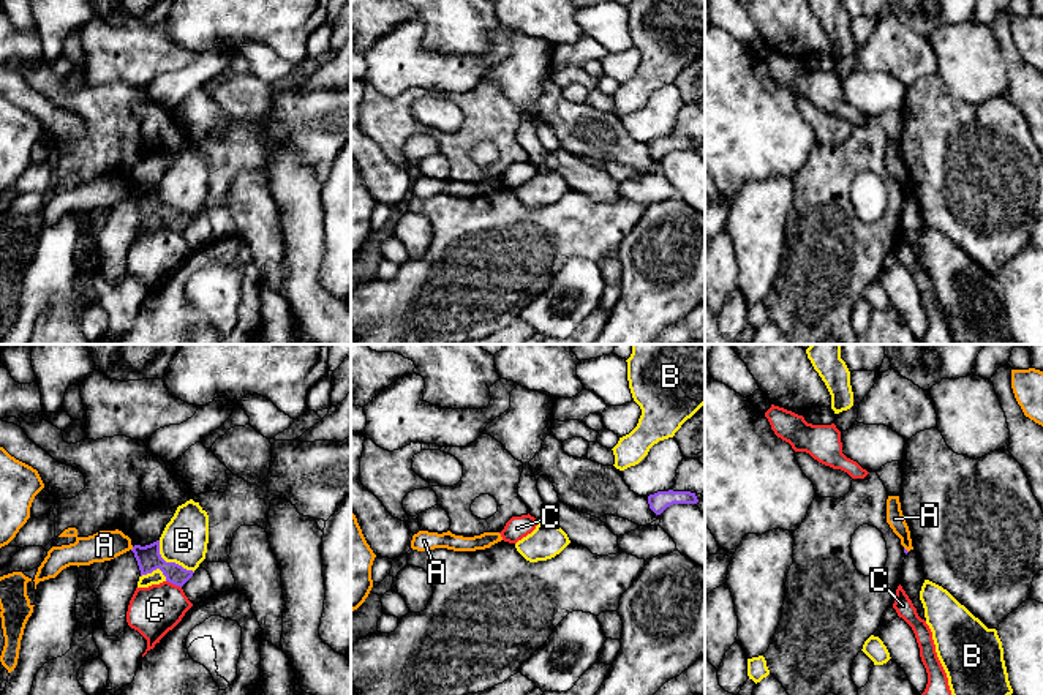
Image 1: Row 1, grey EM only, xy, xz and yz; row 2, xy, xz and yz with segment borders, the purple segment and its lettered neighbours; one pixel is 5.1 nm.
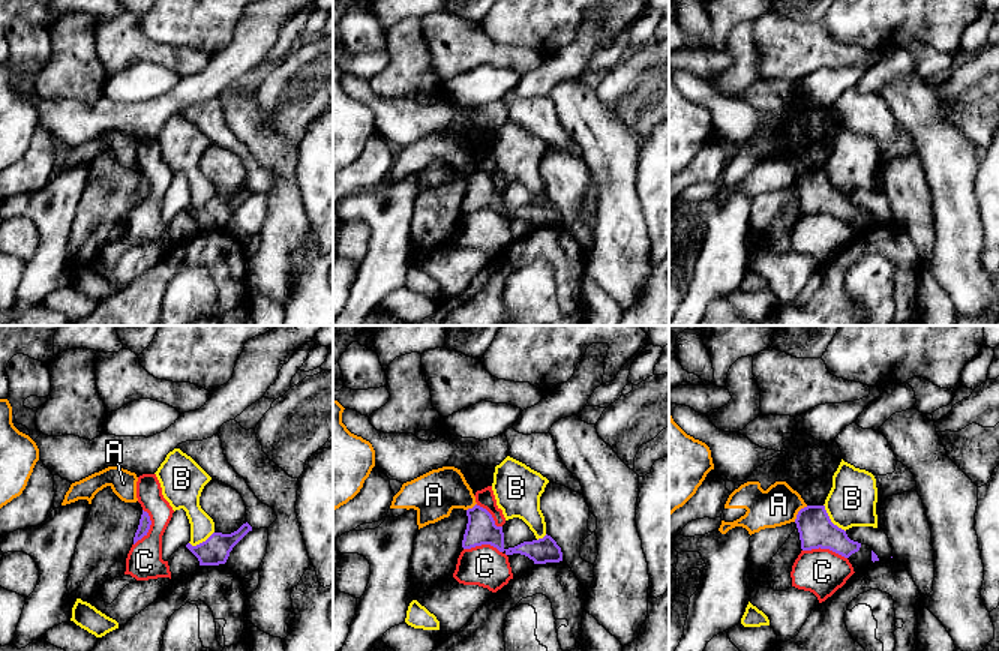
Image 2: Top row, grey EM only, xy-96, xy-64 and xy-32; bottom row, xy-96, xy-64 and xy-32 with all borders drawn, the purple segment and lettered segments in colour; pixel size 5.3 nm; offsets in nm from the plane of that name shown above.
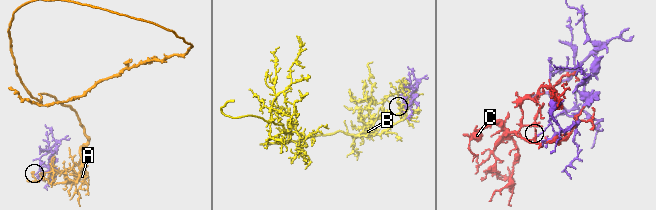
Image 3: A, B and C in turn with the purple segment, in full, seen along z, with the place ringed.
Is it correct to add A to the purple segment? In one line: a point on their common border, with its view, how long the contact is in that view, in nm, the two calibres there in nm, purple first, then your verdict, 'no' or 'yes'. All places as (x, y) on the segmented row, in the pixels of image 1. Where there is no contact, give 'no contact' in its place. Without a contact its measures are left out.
xy (133, 548) | 30 nm | 120/160 nm | no

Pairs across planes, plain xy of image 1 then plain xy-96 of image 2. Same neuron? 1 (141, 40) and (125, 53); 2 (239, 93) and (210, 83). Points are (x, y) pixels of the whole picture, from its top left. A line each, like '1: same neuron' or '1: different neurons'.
1: same neuron
2: different neurons

